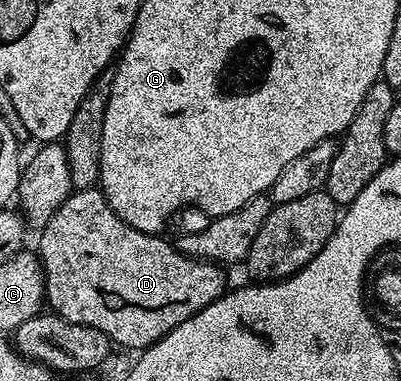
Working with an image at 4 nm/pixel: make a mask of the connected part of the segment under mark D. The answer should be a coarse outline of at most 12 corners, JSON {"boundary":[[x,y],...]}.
{"boundary":[[97,188],[40,231],[45,300],[154,346],[227,290]]}

